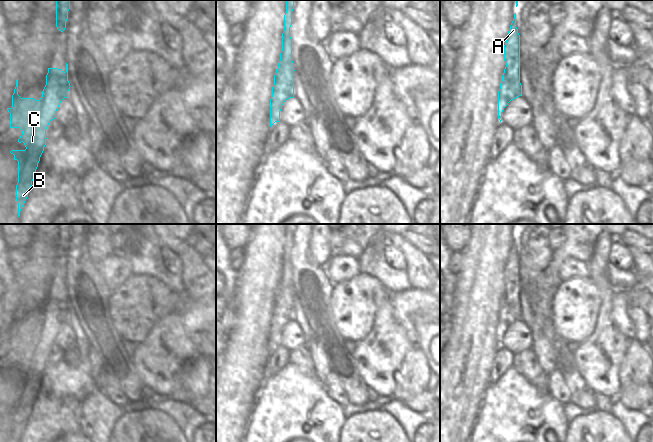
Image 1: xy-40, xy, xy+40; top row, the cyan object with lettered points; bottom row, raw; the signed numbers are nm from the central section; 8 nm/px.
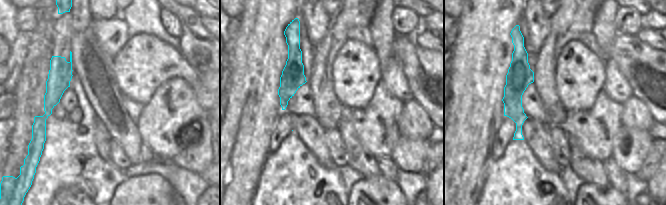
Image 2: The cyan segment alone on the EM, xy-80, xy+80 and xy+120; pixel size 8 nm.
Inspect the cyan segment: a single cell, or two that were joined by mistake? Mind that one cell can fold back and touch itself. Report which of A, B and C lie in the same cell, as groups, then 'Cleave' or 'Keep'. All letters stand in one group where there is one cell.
Groups: A / B C. Cleave

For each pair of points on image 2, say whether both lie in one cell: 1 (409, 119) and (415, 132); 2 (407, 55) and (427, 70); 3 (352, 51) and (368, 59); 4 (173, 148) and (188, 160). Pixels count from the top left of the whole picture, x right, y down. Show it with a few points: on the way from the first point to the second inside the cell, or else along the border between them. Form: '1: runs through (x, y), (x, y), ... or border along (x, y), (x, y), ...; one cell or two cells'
1: runs through (412, 122), (415, 125), (415, 129); one cell
2: runs through (412, 56), (422, 65); one cell
3: runs through (356, 53), (364, 59); one cell
4: border along (184, 129), (178, 139), (180, 151), (171, 159); two cells

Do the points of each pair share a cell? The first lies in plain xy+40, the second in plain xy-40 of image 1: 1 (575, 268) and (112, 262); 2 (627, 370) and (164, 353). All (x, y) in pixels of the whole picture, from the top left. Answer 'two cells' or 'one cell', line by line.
1: one cell
2: two cells

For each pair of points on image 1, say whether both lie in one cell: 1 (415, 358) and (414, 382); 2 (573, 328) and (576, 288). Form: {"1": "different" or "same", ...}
{"1": "same", "2": "same"}

